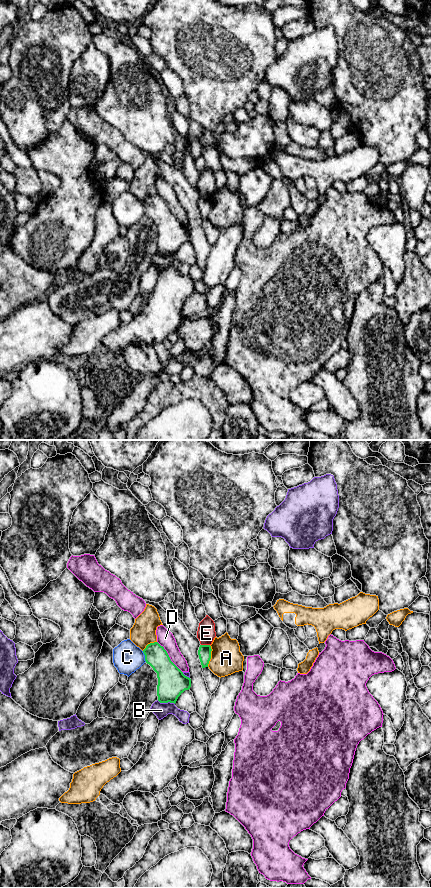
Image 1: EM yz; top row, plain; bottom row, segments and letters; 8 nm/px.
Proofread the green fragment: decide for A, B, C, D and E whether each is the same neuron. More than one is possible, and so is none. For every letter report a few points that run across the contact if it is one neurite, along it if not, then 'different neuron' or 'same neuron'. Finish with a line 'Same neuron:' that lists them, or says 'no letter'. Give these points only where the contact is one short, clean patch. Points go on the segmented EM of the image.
A: different neuron
B: different neuron
C: yz (142, 651), (146, 661) | different neuron
D: different neuron
E: yz (201, 644), (209, 645) | different neuron
Same neuron: no letter

